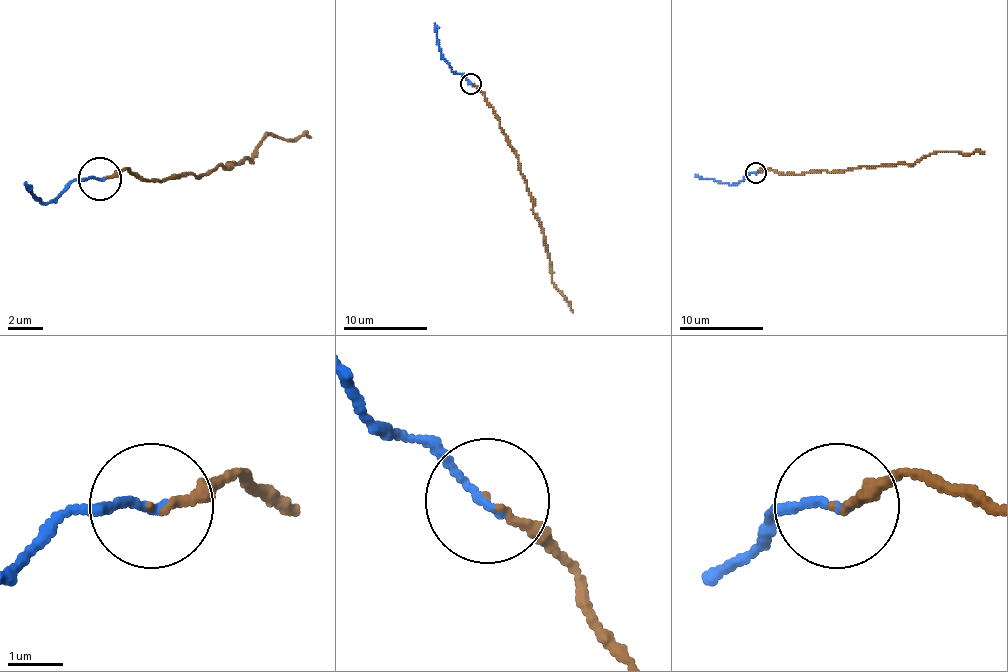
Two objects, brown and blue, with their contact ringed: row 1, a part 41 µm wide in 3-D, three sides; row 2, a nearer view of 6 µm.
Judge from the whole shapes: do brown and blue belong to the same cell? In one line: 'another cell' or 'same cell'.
same cell

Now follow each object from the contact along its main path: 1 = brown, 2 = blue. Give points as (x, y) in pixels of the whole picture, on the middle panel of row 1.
1: (470, 84), (493, 109), (518, 159), (518, 170), (533, 197), (533, 214), (543, 235), (552, 283), (573, 312)
2: (470, 84), (451, 69), (445, 59), (434, 23)

